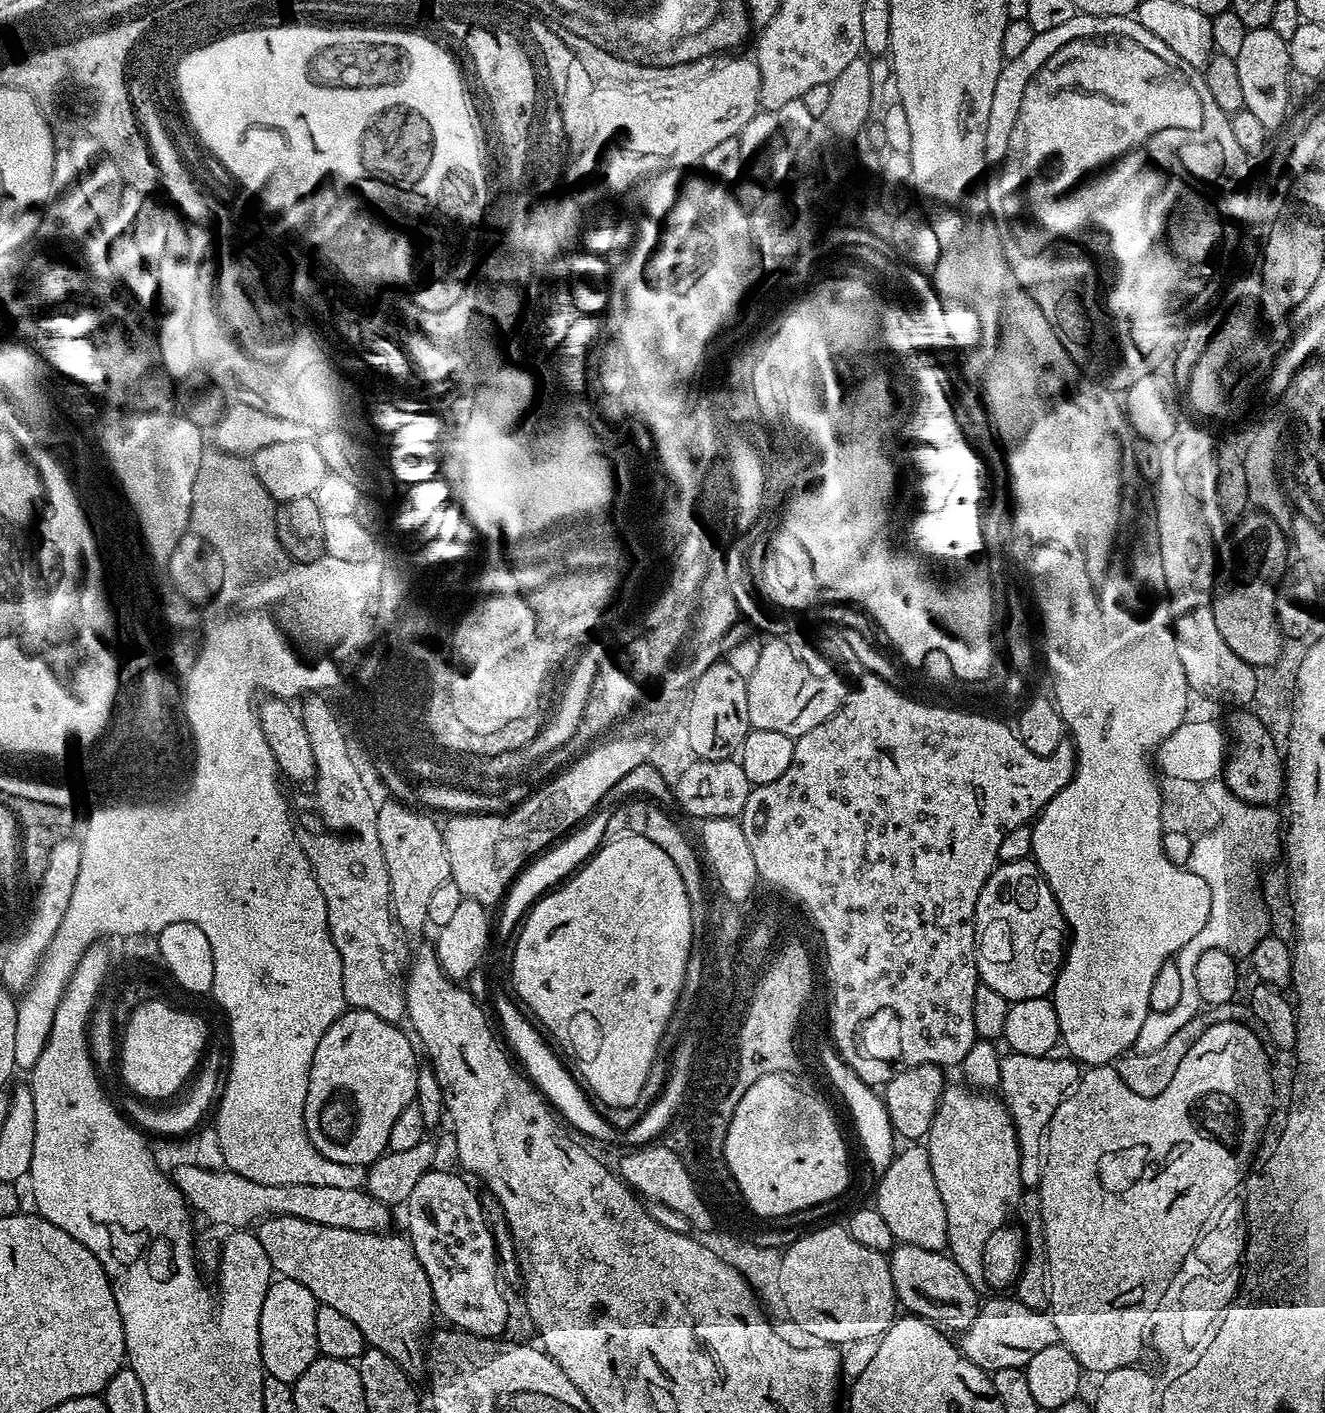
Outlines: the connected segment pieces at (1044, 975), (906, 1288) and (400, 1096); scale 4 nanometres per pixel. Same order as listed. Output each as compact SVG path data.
M1035 859L997 863L976 907L976 970L979 983L1009 1002L1048 996L1064 965L1064 915Z
M900 1244L893 1247L888 1256L890 1274L894 1278L894 1290L897 1301L904 1304L913 1316L923 1316L932 1321L941 1329L956 1328L963 1330L974 1322L974 1318L980 1312L982 1303L978 1290L962 1274L962 1270L952 1261L951 1255L934 1250L922 1250L918 1246Z
M353 1008L351 1010L345 1010L345 1012L328 1027L326 1034L322 1034L322 1042L318 1042L318 1050L314 1050L314 1058L310 1066L310 1078L308 1079L306 1102L304 1103L304 1125L308 1131L310 1142L323 1156L331 1161L362 1164L365 1166L373 1164L379 1156L384 1155L388 1148L390 1130L394 1126L394 1121L398 1119L398 1114L402 1114L402 1110L406 1110L406 1106L410 1106L414 1103L419 1076L418 1061L416 1062L417 1049L414 1047L413 1037L409 1035L407 1031L404 1033L402 1029L403 1027L378 1018L378 1014L370 1014L361 1008Z

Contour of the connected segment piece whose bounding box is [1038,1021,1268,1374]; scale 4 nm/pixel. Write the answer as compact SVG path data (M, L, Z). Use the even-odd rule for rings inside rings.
M1218 1022L1211 1025L1209 1029L1203 1030L1189 1043L1185 1058L1178 1065L1178 1070L1174 1070L1174 1079L1171 1080L1170 1086L1166 1086L1166 1090L1162 1090L1162 1094L1158 1094L1154 1098L1142 1098L1138 1094L1134 1094L1134 1090L1130 1090L1130 1086L1126 1086L1126 1082L1122 1082L1122 1078L1118 1078L1115 1067L1112 1066L1092 1066L1081 1075L1079 1084L1075 1089L1065 1096L1064 1101L1058 1106L1058 1110L1054 1110L1054 1118L1048 1123L1048 1135L1046 1137L1046 1151L1044 1154L1044 1173L1042 1174L1042 1182L1038 1189L1040 1194L1040 1209L1042 1210L1042 1222L1044 1223L1044 1246L1048 1254L1048 1290L1050 1293L1050 1313L1054 1320L1054 1325L1059 1332L1059 1343L1065 1348L1072 1349L1076 1353L1081 1369L1097 1374L1113 1372L1119 1368L1132 1367L1130 1361L1132 1356L1138 1355L1140 1341L1143 1340L1143 1332L1149 1329L1151 1318L1149 1313L1153 1313L1161 1307L1160 1299L1168 1292L1168 1287L1172 1284L1172 1279L1176 1276L1176 1271L1184 1264L1184 1259L1192 1252L1192 1247L1197 1246L1199 1241L1199 1231L1203 1224L1208 1223L1210 1214L1214 1214L1214 1205L1212 1204L1212 1196L1220 1196L1220 1188L1229 1188L1230 1182L1238 1179L1238 1174L1244 1171L1246 1167L1246 1158L1250 1158L1254 1142L1254 1134L1259 1131L1260 1124L1260 1106L1266 1106L1268 1100L1268 1071L1264 1068L1264 1055L1260 1052L1259 1045L1255 1045L1254 1038L1248 1032L1249 1028L1235 1028L1230 1023Z

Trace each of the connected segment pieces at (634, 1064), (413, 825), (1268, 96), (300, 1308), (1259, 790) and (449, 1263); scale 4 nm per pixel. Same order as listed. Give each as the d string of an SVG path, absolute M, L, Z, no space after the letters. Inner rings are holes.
M629 835L618 836L601 843L600 847L567 880L555 890L541 896L532 905L525 915L524 925L518 929L516 943L511 952L513 951L512 984L520 995L519 1003L539 1021L543 1031L549 1037L552 1035L576 1059L575 1071L586 1085L587 1091L601 1093L610 1106L620 1106L627 1102L638 1090L638 1078L644 1077L646 1062L658 1059L657 1050L654 1048L654 1038L660 1036L662 1018L668 1013L670 998L676 995L676 987L686 976L685 970L676 964L676 954L684 952L684 948L692 945L692 937L691 902L687 897L686 886L683 885L678 868L670 860L669 855L658 846L641 836Z
M388 798L377 807L378 840L391 880L390 907L395 923L403 933L418 934L424 926L427 927L430 899L437 888L451 879L449 856L445 854L441 827L429 816L429 813L394 798Z
M1249 28L1242 41L1242 51L1235 60L1238 68L1239 84L1242 85L1244 107L1262 121L1269 130L1279 129L1290 115L1286 74L1290 69L1288 62L1288 41L1278 38L1274 30L1267 28Z
M283 1278L273 1279L266 1290L260 1315L260 1357L265 1373L278 1382L295 1385L296 1379L316 1361L320 1351L314 1318L318 1302L302 1282Z
M1236 710L1231 713L1226 732L1230 737L1231 752L1225 763L1222 781L1235 799L1248 804L1275 805L1276 799L1284 796L1286 769L1282 763L1282 752L1276 748L1270 732L1251 710Z
M430 1170L418 1178L414 1190L410 1190L410 1198L406 1201L408 1208L407 1239L412 1242L414 1254L418 1254L418 1262L422 1262L422 1270L426 1270L426 1278L430 1278L432 1303L435 1311L449 1320L453 1329L472 1332L476 1336L500 1338L508 1328L508 1300L500 1289L502 1277L498 1271L496 1240L492 1237L492 1227L484 1216L481 1197L463 1180L463 1175L455 1176L452 1172L436 1172Z

